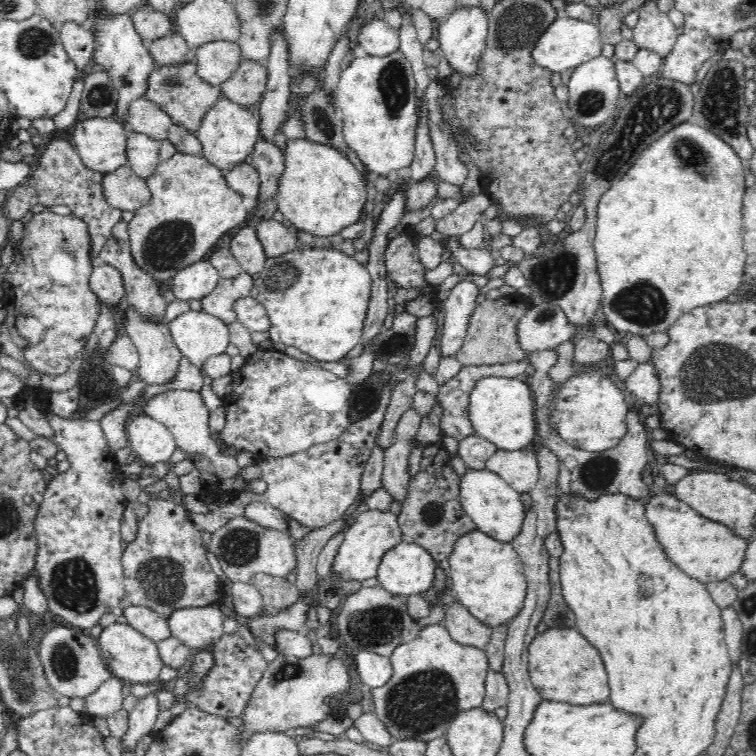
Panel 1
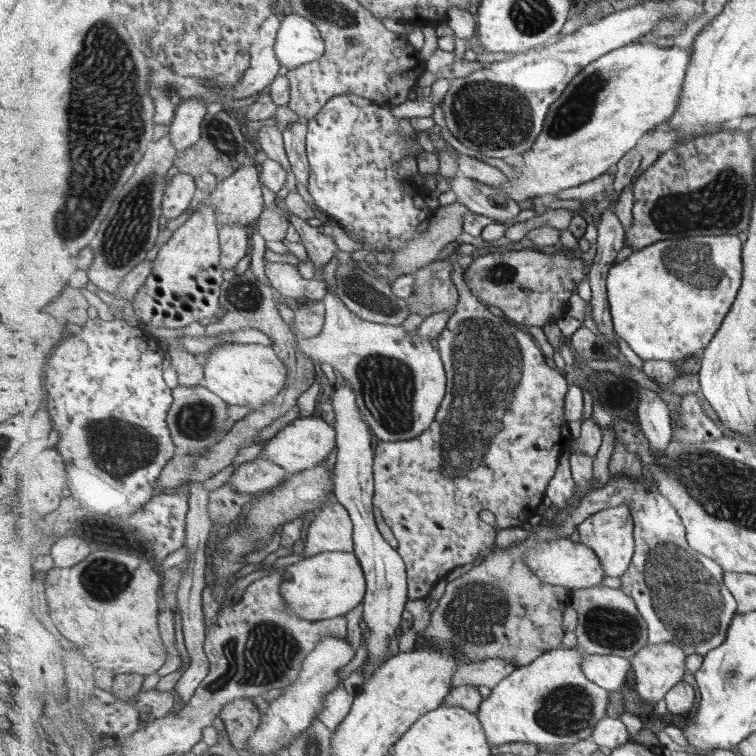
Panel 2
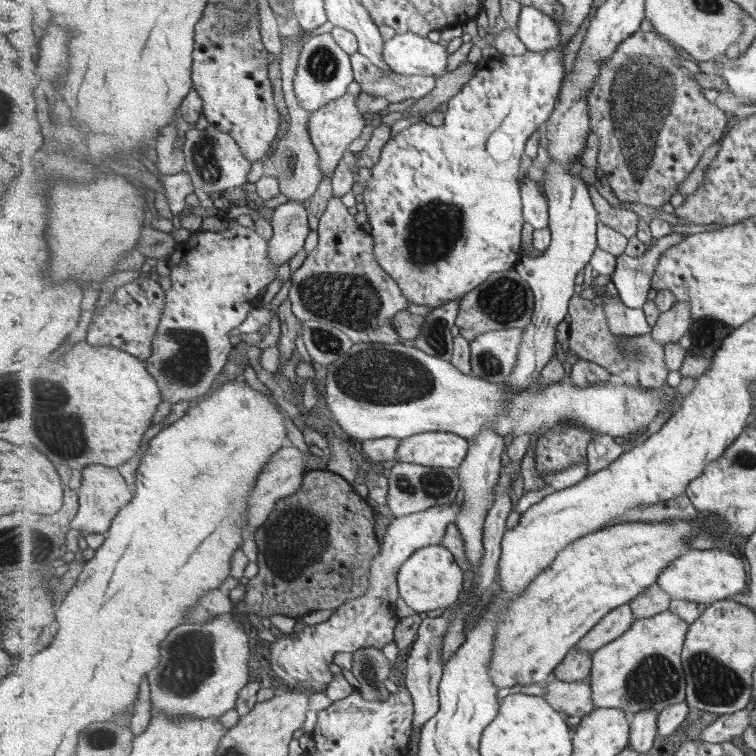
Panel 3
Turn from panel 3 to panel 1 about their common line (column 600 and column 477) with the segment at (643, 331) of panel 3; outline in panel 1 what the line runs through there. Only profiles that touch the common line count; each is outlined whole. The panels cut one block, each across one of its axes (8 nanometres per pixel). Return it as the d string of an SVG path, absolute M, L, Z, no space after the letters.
M460 280L443 302L445 307L444 328L441 336L441 355L456 356L466 338L468 320L476 308L479 287L470 280Z

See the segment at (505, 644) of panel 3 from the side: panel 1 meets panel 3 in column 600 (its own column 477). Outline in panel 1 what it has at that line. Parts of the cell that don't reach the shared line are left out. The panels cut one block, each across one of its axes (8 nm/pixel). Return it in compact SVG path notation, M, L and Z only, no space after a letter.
M479 530L468 532L454 544L448 556L450 587L461 604L479 622L488 628L509 623L523 607L527 582L523 566L508 542L498 542Z

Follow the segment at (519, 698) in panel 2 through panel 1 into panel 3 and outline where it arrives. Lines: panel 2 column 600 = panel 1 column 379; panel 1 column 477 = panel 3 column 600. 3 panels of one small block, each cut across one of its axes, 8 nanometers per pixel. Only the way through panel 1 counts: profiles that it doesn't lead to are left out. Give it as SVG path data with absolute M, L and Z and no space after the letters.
M669 610L651 618L633 621L631 629L617 640L593 653L591 690L598 708L621 708L634 715L638 712L661 712L671 704L687 698L687 678L683 665L685 639L689 624L677 612Z

